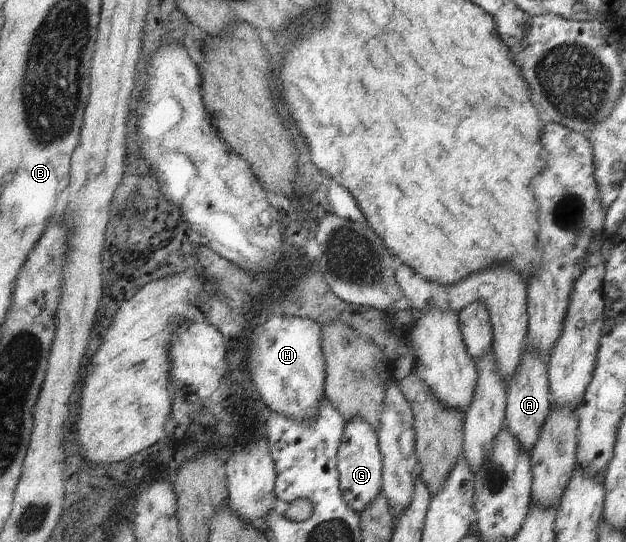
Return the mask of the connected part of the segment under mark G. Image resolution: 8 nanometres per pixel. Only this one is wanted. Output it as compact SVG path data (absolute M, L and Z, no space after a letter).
M352 417L346 425L338 452L339 486L352 509L362 513L383 493L383 453L379 435L362 417Z

